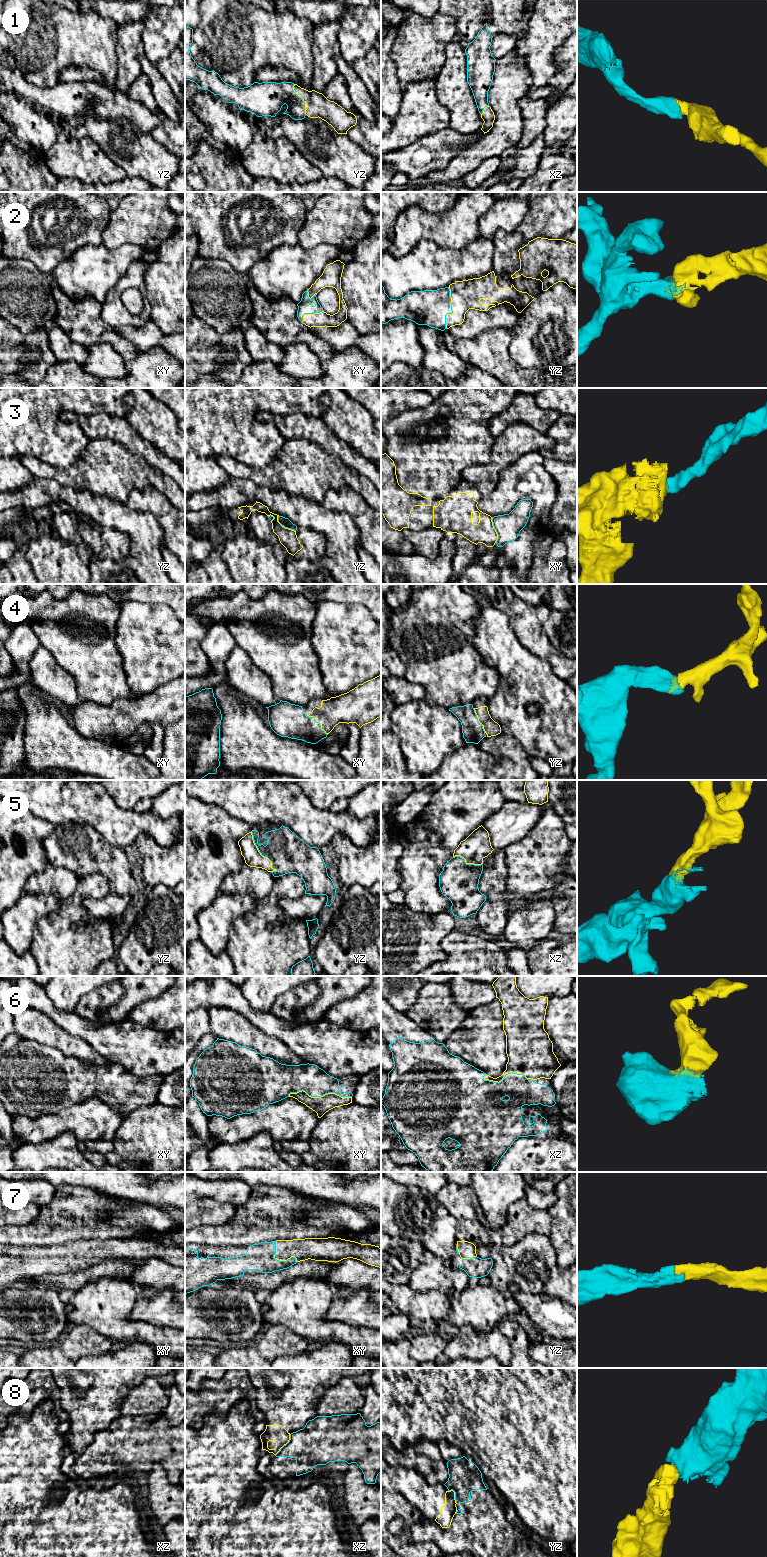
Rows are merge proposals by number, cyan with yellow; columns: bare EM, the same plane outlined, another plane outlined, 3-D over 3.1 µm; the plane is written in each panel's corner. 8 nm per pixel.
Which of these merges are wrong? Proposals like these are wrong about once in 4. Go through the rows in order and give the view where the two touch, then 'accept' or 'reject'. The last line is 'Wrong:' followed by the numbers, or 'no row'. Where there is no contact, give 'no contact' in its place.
1: contact in yz; accept
2: contact in yz; accept
3: contact in xy; reject
4: contact in xy; accept
5: contact in yz; accept
6: contact in xy; accept
7: contact in xy; accept
8: contact in xz; reject
Wrong: 3, 8

